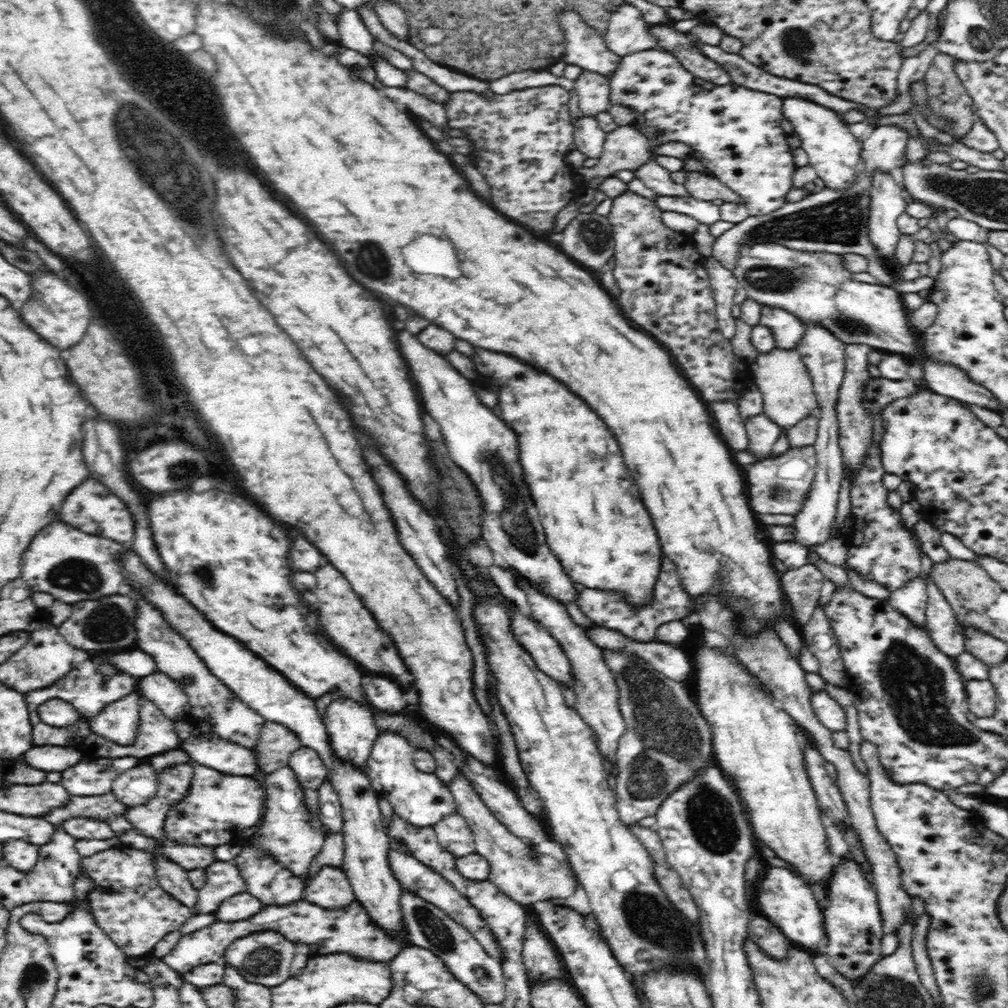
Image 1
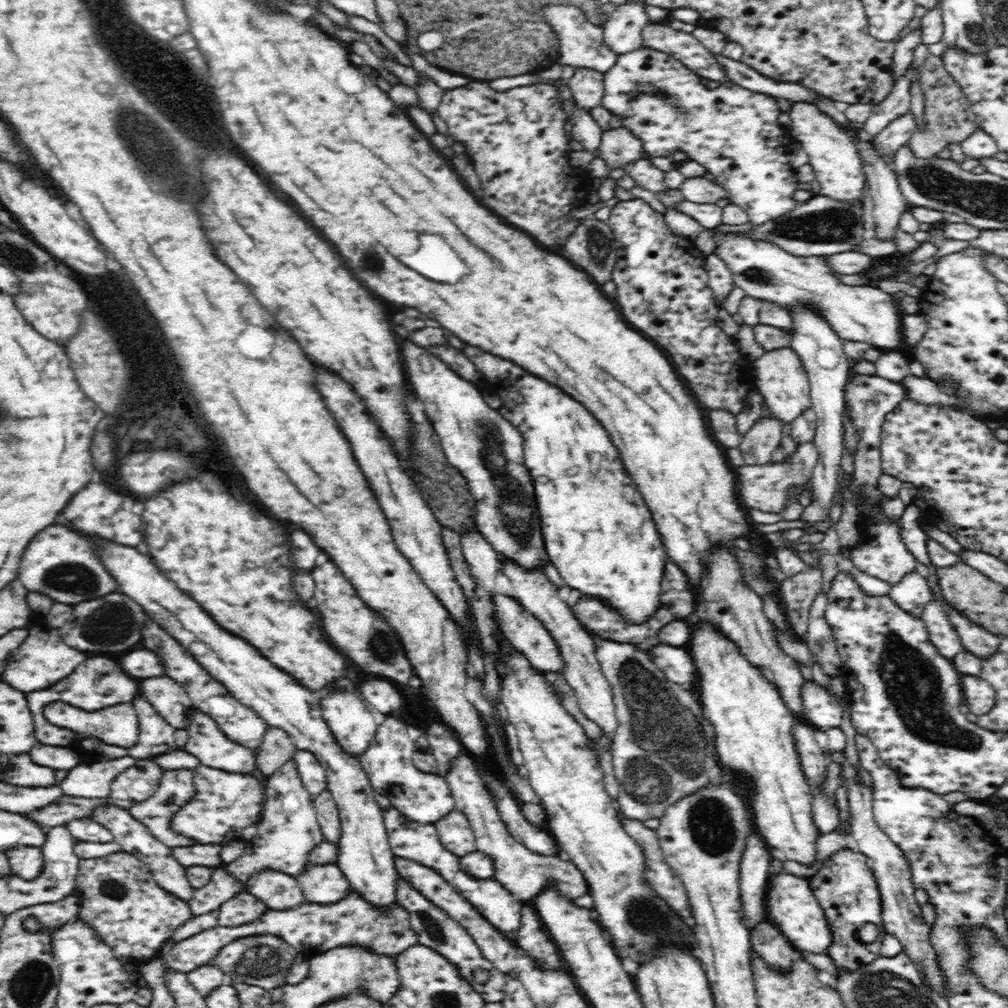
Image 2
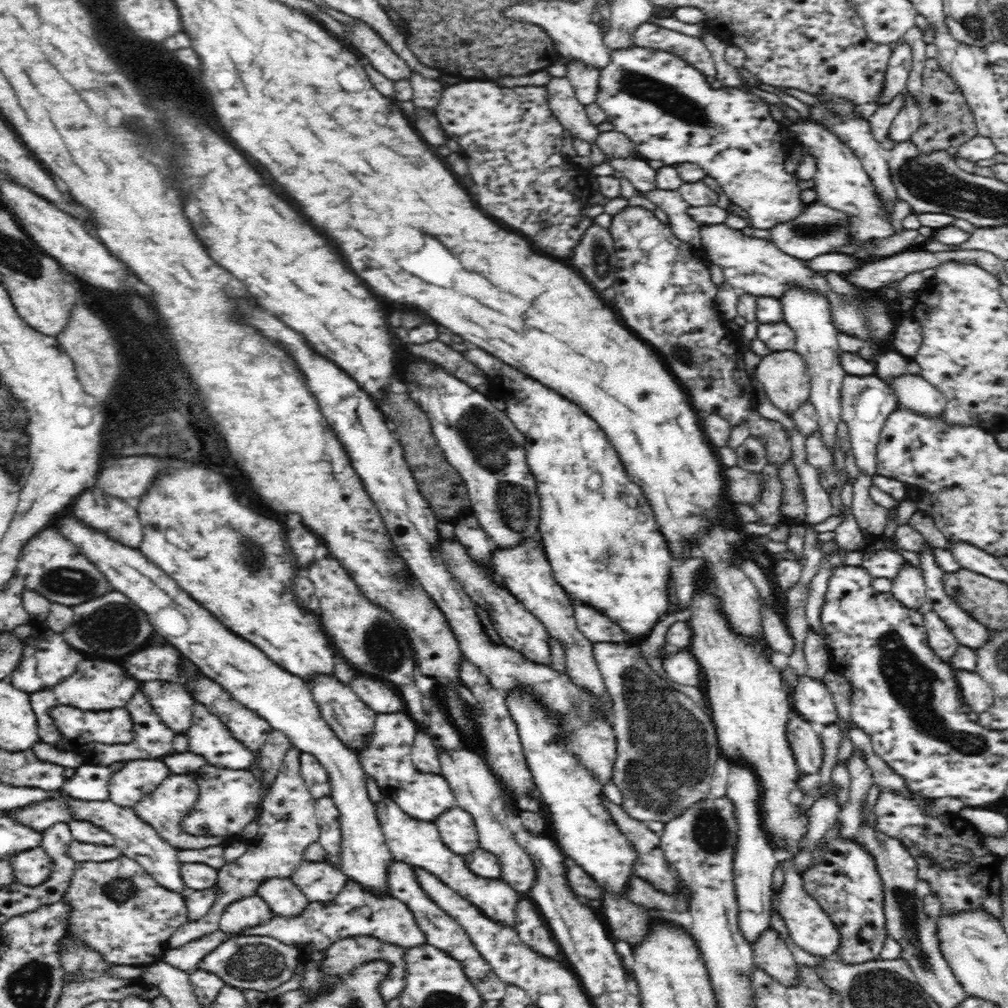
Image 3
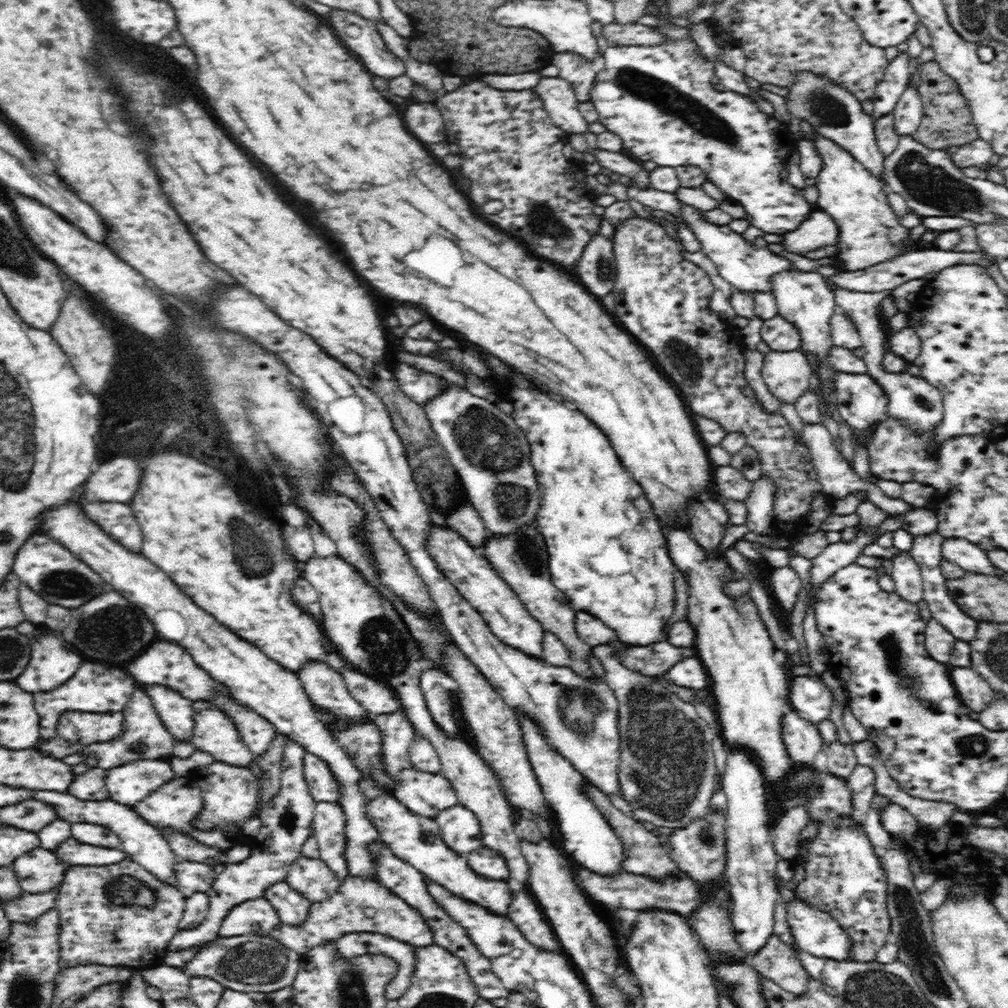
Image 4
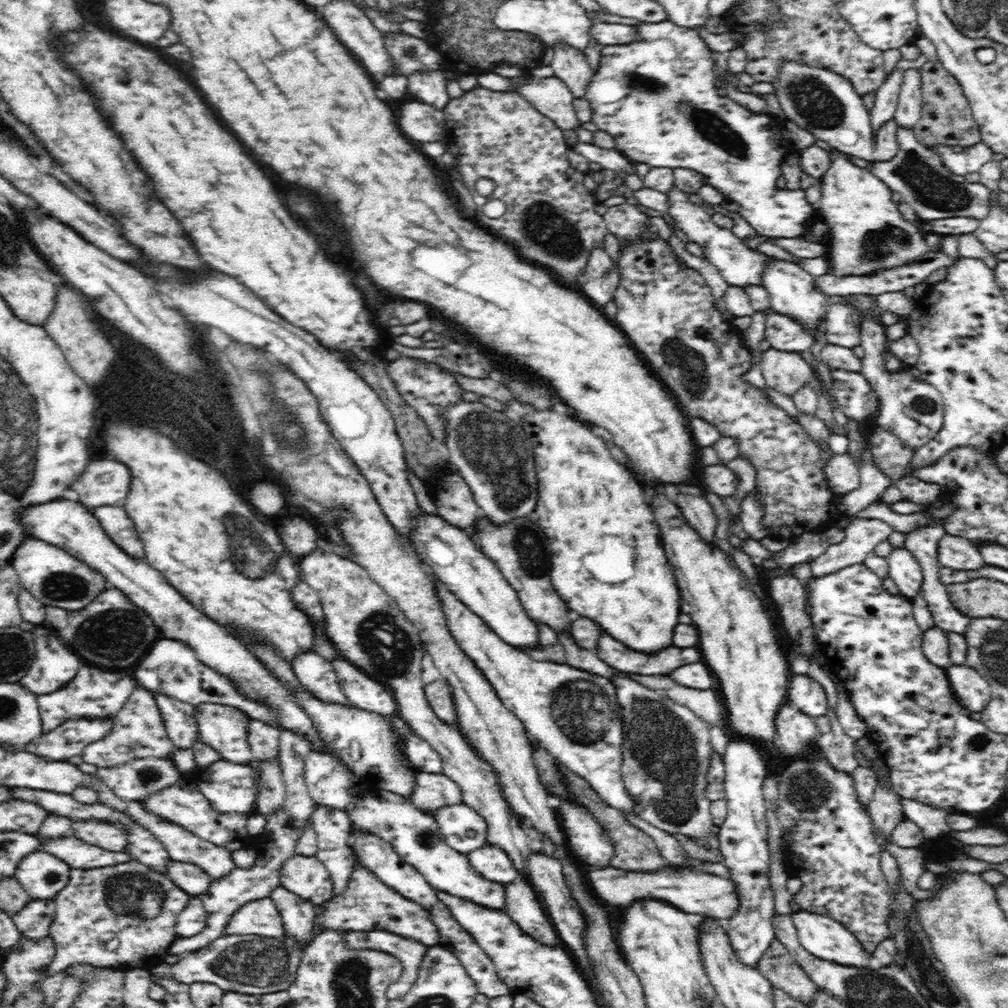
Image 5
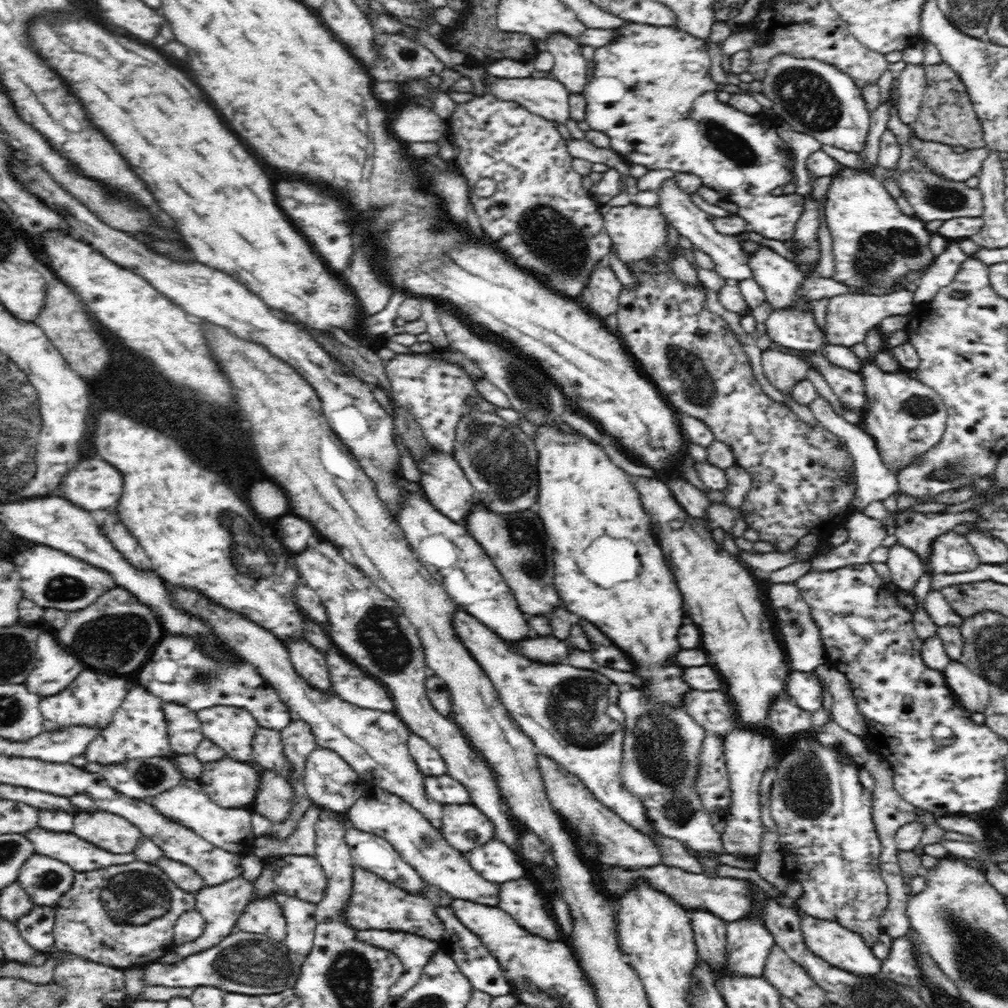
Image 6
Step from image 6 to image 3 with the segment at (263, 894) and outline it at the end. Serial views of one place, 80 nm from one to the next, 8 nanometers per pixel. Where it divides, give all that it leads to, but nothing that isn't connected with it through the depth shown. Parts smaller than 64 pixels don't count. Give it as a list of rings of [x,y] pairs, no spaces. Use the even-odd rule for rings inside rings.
[[[292,747],[285,756],[278,776],[270,786],[270,792],[265,792],[262,799],[260,814],[257,818],[257,837],[251,848],[234,862],[222,865],[217,872],[216,904],[200,920],[187,921],[174,932],[169,939],[169,948],[178,948],[199,940],[208,934],[217,932],[220,918],[228,906],[240,898],[258,894],[258,886],[268,878],[288,878],[305,859],[305,850],[319,840],[319,828],[315,815],[316,799],[310,794],[308,786],[300,774],[300,754],[302,752]]]

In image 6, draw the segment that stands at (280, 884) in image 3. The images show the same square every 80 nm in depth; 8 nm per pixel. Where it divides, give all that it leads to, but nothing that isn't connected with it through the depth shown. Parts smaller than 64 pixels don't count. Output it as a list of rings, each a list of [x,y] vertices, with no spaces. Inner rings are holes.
[[[280,891],[273,892],[273,898],[280,905],[287,923],[285,945],[294,954],[306,957],[313,947],[315,938],[316,904],[300,900]]]

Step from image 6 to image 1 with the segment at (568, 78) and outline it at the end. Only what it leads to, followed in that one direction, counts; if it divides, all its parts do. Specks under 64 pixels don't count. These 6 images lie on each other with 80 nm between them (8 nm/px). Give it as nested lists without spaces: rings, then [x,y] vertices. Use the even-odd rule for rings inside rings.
[[[583,70],[575,78],[572,92],[578,96],[580,111],[584,117],[595,118],[610,108],[609,77]]]

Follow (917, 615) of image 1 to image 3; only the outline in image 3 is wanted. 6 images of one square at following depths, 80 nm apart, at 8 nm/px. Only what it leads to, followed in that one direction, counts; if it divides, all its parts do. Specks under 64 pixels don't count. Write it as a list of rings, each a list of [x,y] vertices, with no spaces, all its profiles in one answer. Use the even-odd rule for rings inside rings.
[[[904,563],[892,579],[891,593],[910,609],[919,609],[926,602],[926,584],[921,569]]]

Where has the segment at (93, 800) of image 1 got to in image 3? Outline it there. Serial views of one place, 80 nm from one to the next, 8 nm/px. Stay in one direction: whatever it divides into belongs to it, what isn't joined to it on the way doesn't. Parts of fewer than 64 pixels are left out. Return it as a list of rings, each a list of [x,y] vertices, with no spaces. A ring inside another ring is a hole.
[[[44,800],[44,802],[32,804],[30,808],[20,808],[20,810],[6,812],[6,814],[34,830],[46,830],[58,822],[72,820],[68,812],[68,804],[64,800]]]

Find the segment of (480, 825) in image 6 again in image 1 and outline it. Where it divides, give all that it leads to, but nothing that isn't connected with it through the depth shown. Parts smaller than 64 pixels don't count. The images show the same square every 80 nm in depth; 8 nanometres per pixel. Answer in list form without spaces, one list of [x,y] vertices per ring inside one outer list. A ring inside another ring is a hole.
[[[454,813],[442,818],[434,826],[438,842],[457,858],[475,853],[475,838],[466,819]]]

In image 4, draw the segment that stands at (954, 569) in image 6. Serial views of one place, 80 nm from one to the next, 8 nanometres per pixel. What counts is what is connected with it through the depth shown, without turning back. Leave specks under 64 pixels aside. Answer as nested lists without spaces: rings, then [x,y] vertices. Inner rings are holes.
[[[945,538],[941,544],[941,557],[965,572],[996,575],[1002,579],[1002,570],[995,568],[985,551],[969,540]]]

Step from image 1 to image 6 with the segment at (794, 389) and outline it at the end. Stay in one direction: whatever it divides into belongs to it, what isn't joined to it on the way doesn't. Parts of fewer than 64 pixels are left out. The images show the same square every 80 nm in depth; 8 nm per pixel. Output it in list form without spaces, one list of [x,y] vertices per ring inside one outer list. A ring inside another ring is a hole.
[[[766,349],[761,354],[762,371],[770,384],[783,393],[807,378],[811,366],[802,358],[778,350]]]

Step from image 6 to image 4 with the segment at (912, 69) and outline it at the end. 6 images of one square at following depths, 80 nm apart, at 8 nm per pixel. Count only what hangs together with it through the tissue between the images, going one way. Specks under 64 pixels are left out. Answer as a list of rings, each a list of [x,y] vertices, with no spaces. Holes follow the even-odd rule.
[[[908,83],[893,114],[894,131],[898,136],[911,135],[918,130],[923,118],[923,103],[918,89],[912,83]]]

